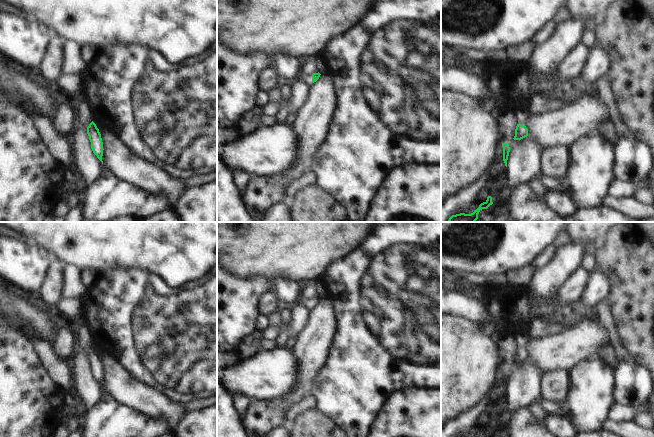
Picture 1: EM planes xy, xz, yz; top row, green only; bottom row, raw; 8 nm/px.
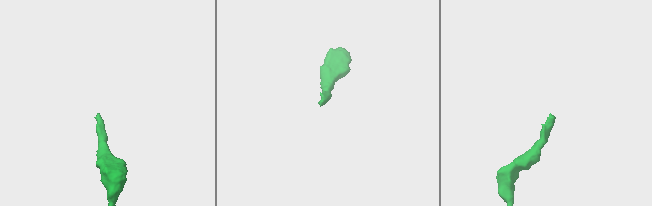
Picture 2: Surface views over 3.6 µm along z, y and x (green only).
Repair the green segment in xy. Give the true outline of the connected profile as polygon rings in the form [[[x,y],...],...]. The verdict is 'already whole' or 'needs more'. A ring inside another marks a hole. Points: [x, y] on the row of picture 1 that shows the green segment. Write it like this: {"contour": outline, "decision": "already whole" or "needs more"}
{"contour": [[[77,92],[74,94],[77,99],[77,107],[79,111],[79,123],[83,126],[87,127],[87,134],[89,136],[89,140],[91,142],[91,149],[93,153],[97,156],[97,158],[102,162],[103,156],[103,142],[101,138],[101,134],[96,124],[93,122],[93,118],[88,106],[87,101],[83,97],[81,92]]], "decision": "needs more"}

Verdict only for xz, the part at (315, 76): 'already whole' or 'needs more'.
needs more

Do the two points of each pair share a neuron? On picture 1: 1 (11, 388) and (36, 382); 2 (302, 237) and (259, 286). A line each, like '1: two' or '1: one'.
1: one
2: two

